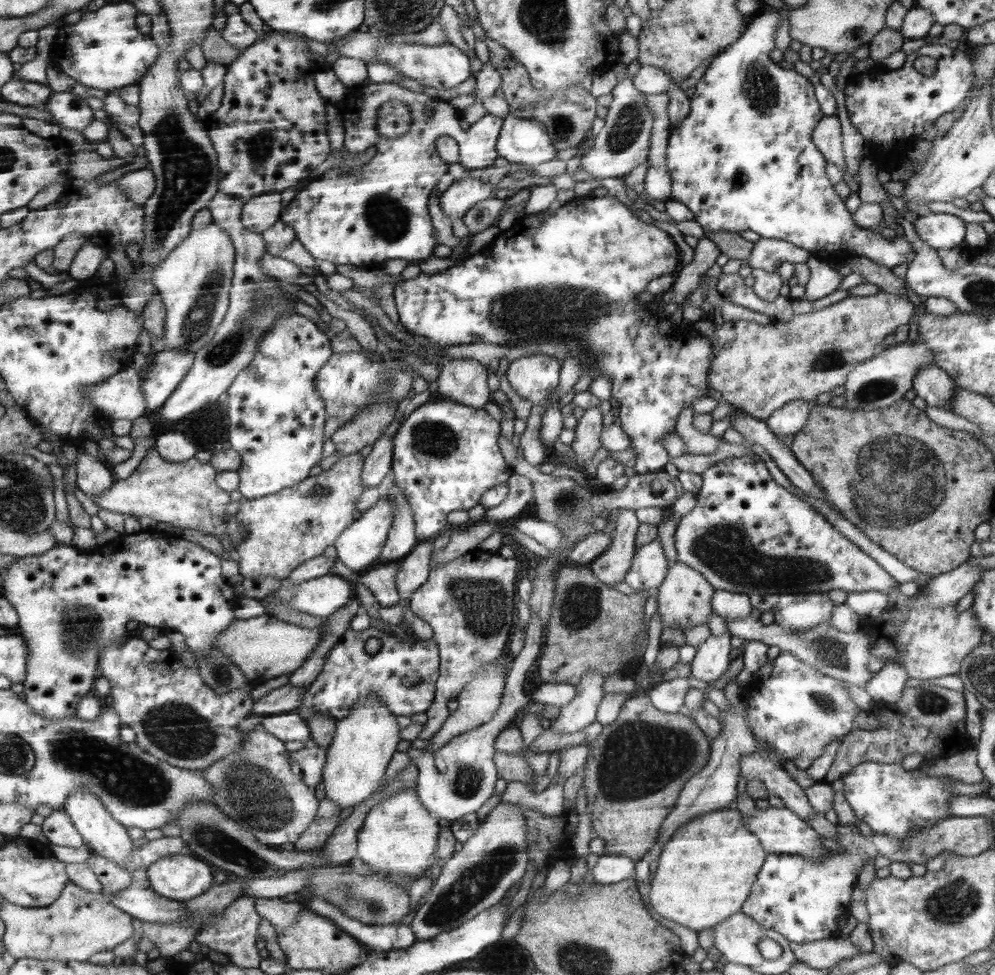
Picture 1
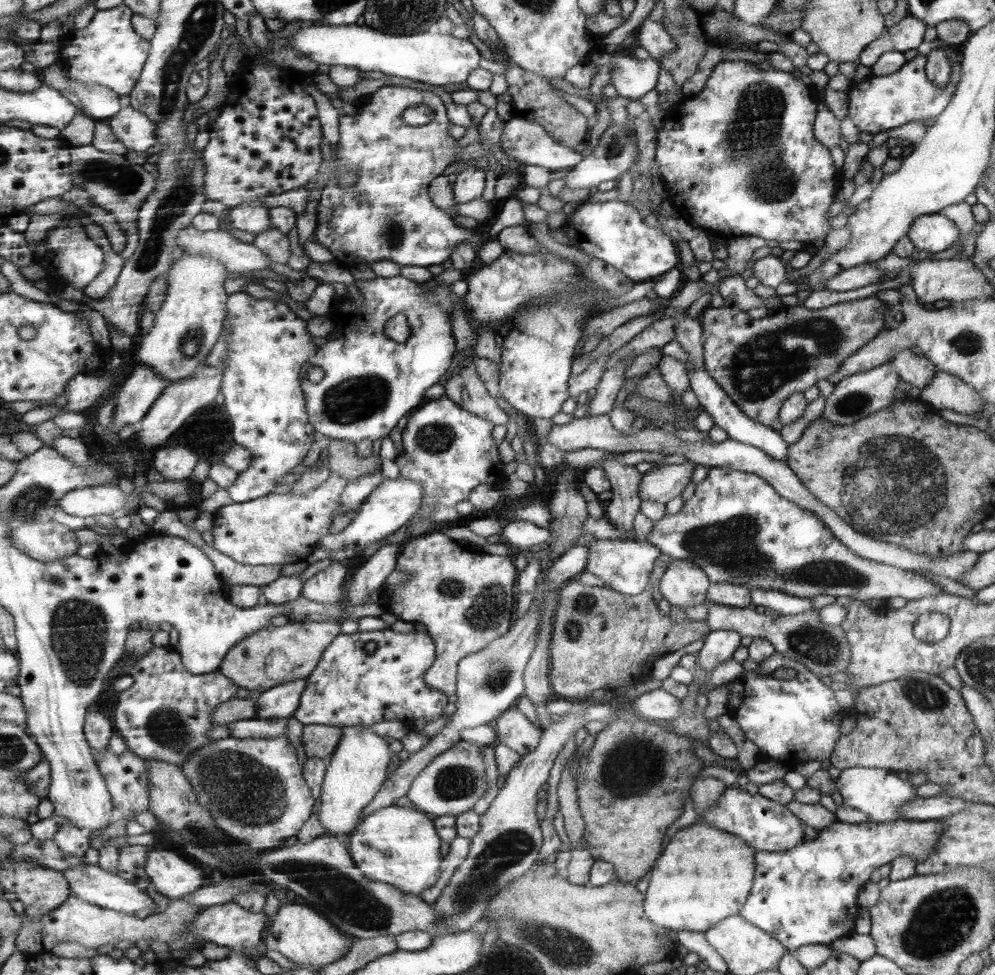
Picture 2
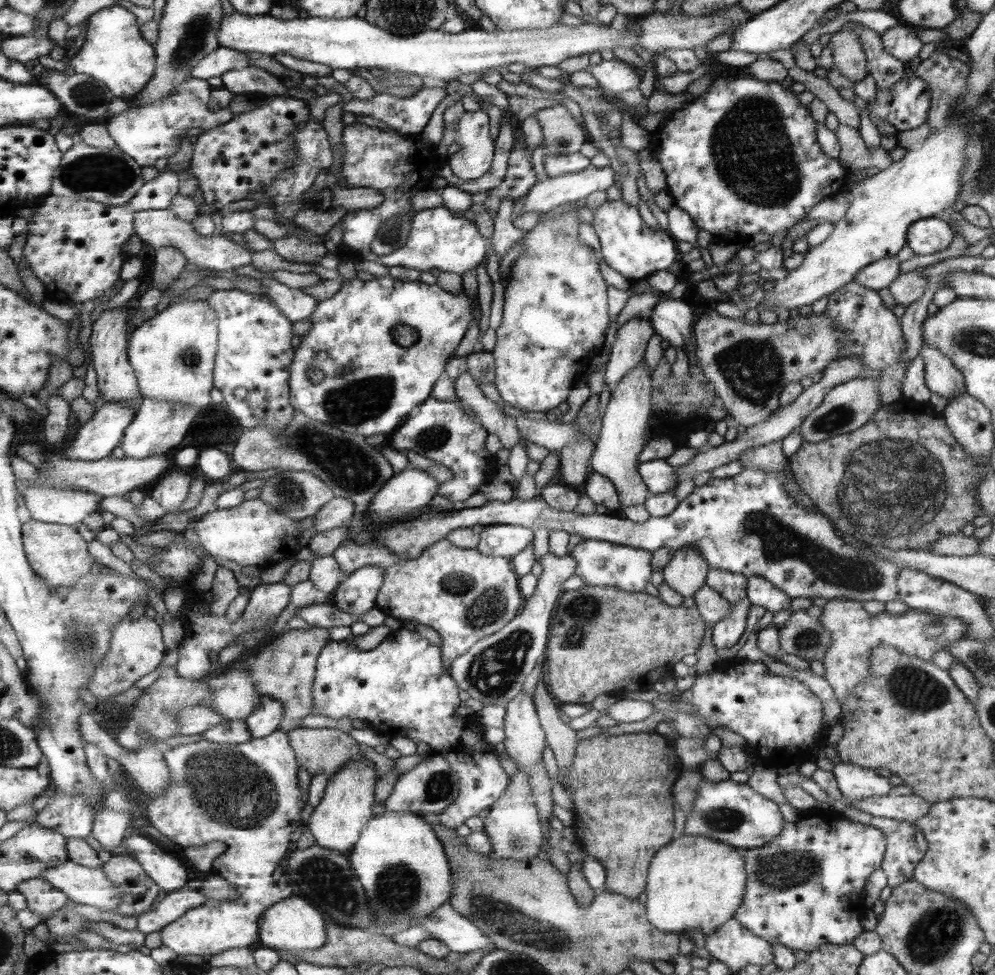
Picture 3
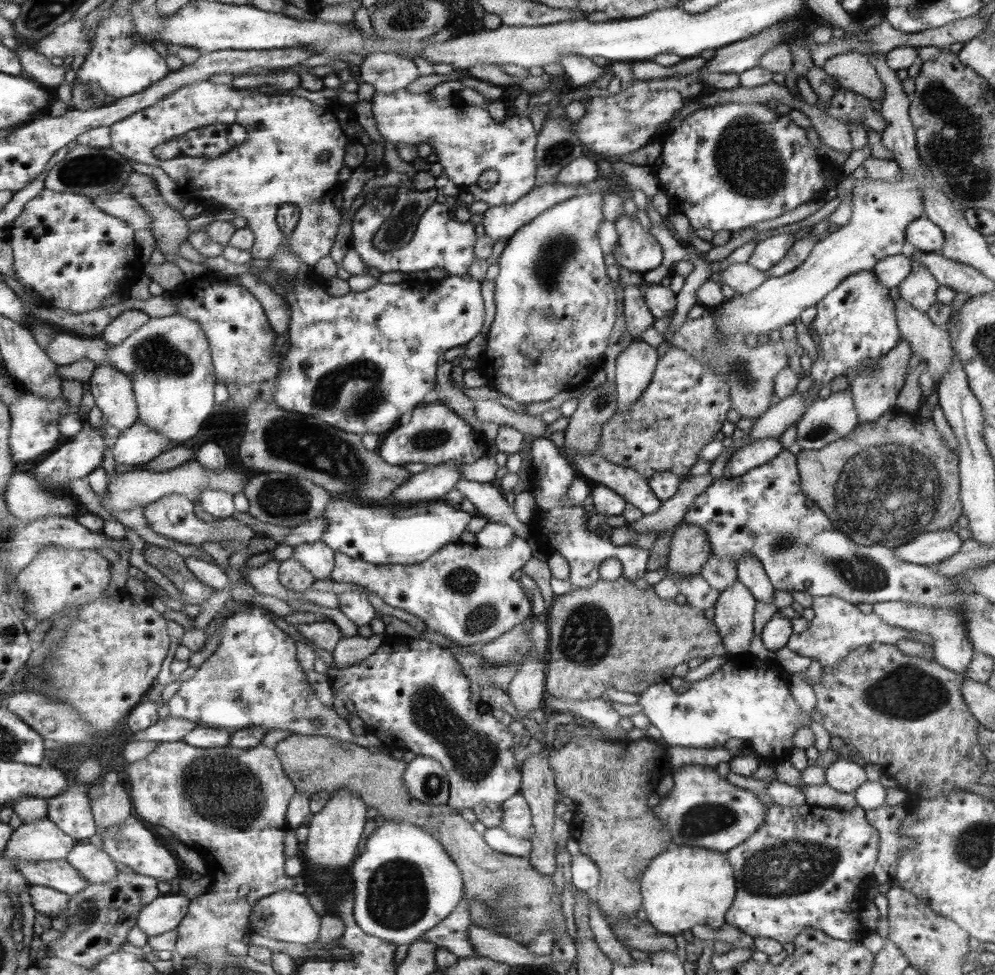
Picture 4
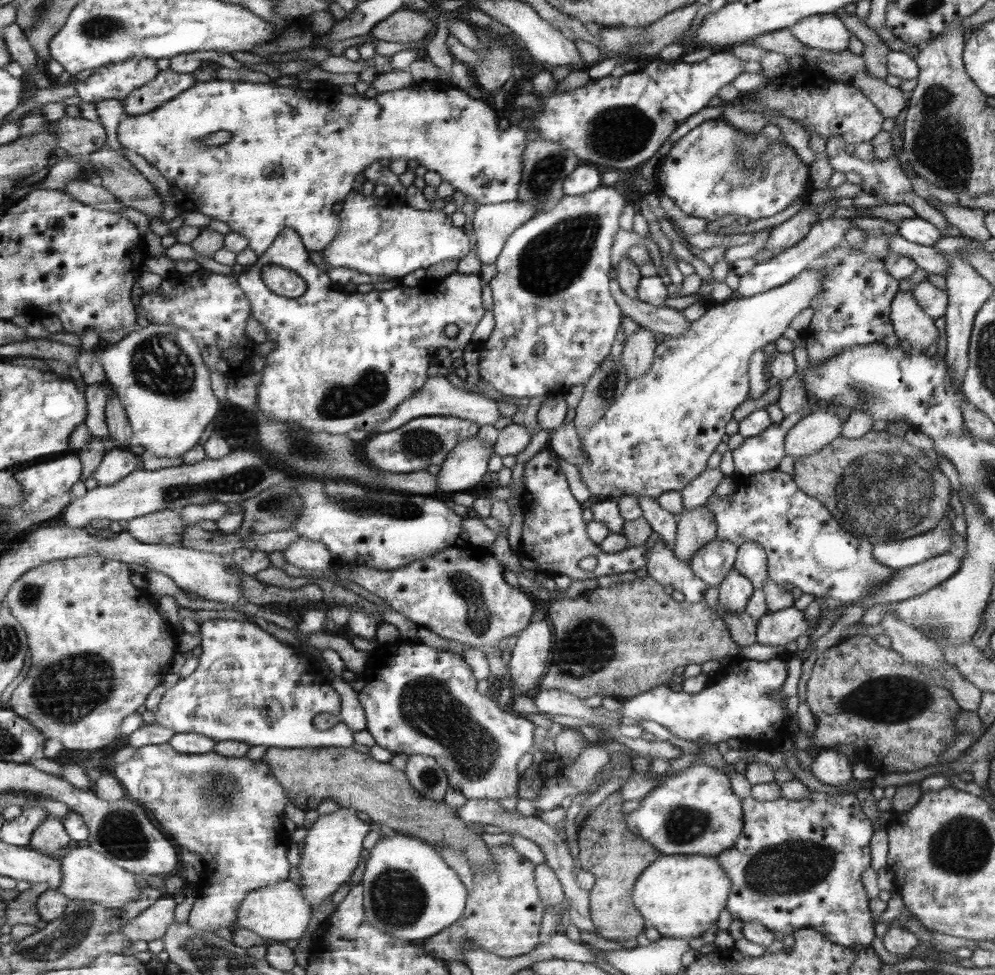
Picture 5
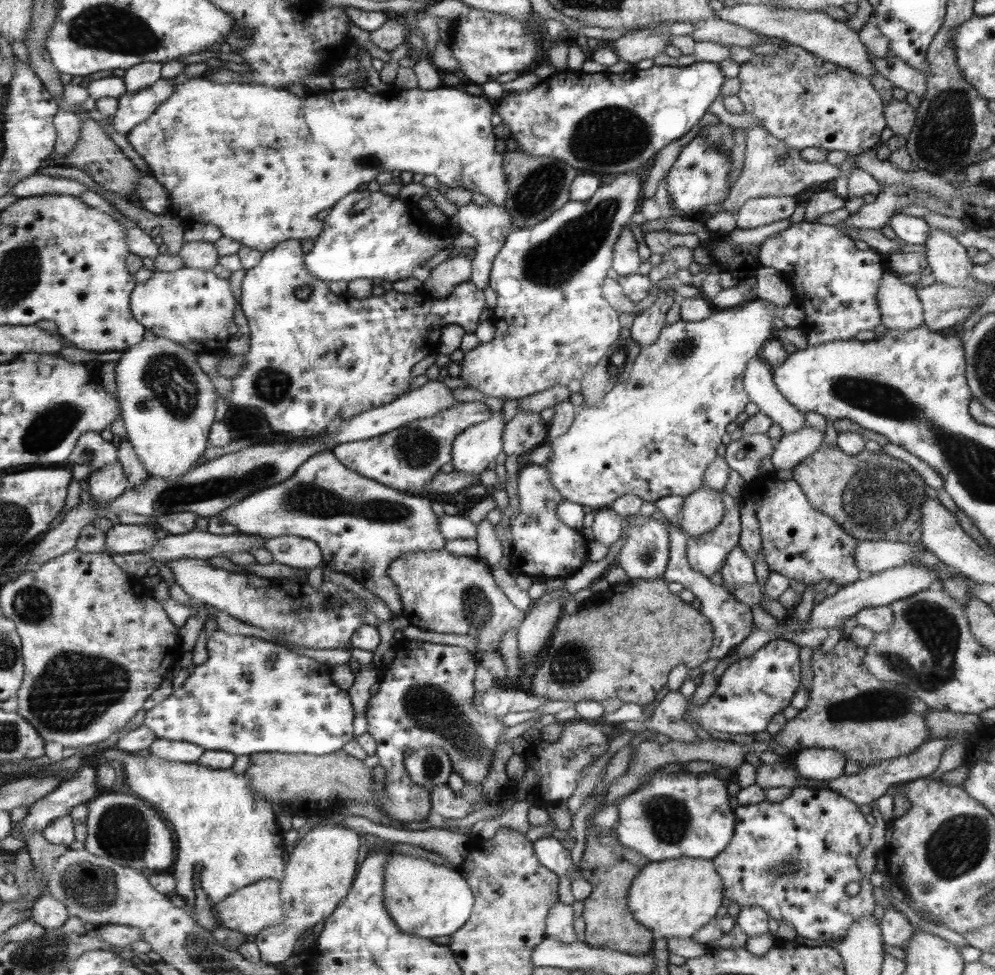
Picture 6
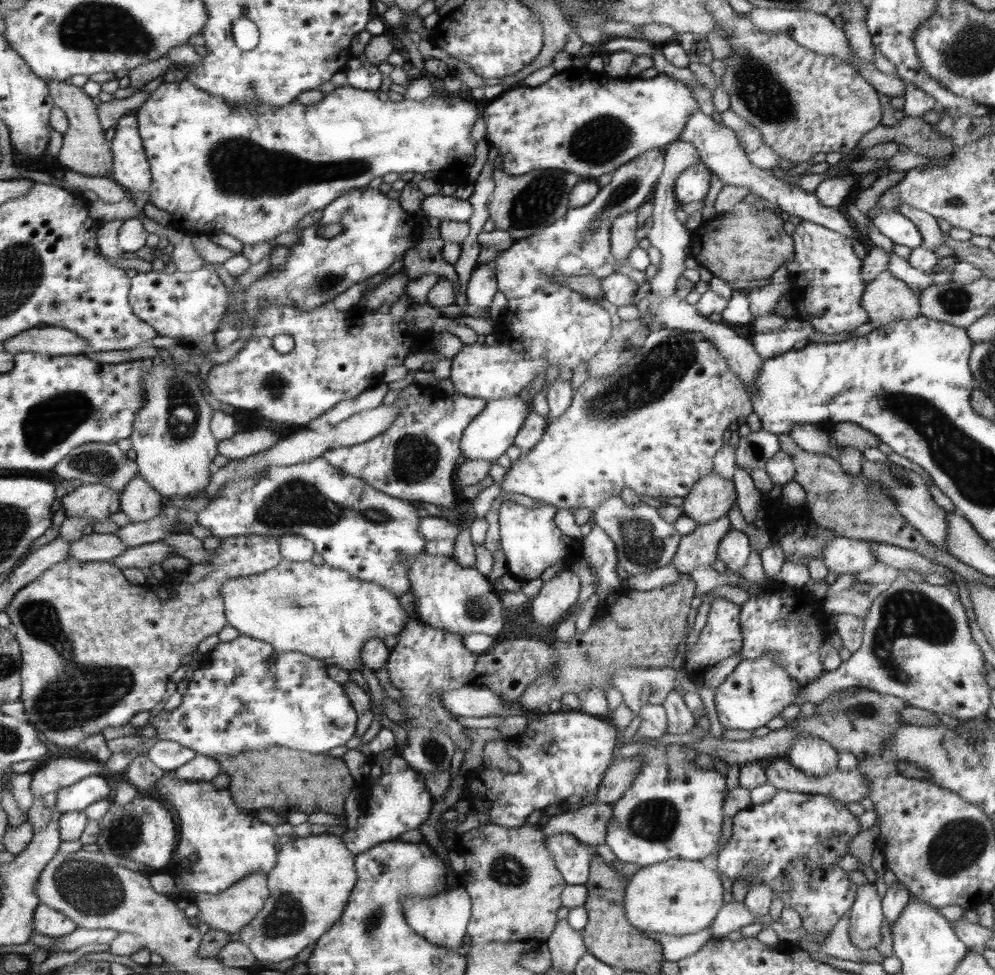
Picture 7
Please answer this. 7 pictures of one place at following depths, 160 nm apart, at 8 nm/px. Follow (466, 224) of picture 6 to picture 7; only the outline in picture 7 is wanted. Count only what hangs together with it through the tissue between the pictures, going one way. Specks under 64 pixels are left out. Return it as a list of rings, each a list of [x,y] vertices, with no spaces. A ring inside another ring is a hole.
[[[439,192],[432,195],[423,195],[423,197],[421,207],[424,218],[469,222],[472,216],[472,205],[467,200],[460,200],[455,196],[442,196]],[[477,265],[471,272],[471,277],[467,285],[466,296],[468,304],[474,306],[485,307],[488,312],[488,306],[493,301],[494,295],[498,292],[497,278],[492,267],[488,265]]]

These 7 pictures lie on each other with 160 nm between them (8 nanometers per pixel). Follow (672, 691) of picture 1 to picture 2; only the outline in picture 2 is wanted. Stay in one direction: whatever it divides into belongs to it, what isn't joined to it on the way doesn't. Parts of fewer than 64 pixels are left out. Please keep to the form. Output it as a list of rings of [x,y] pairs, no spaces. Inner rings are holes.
[[[664,687],[646,692],[633,700],[634,710],[653,721],[666,721],[681,715],[681,700],[666,692]]]

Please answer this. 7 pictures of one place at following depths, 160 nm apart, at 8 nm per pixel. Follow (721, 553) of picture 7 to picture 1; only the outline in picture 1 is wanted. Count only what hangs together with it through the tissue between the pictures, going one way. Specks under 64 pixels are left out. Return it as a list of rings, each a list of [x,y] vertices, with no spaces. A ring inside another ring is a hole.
[[[727,633],[718,637],[710,636],[706,643],[700,644],[690,663],[692,676],[707,683],[720,680],[732,661],[731,639],[732,636]]]

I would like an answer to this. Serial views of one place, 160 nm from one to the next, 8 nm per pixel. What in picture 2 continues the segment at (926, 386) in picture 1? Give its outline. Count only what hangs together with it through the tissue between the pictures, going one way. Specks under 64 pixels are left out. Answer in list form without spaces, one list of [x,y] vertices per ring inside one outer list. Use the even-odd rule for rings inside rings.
[[[910,348],[895,354],[894,359],[888,364],[890,364],[890,368],[893,371],[898,373],[901,380],[916,386],[920,390],[927,384],[930,384],[933,376],[936,376],[936,373],[939,371],[923,355],[915,354]]]

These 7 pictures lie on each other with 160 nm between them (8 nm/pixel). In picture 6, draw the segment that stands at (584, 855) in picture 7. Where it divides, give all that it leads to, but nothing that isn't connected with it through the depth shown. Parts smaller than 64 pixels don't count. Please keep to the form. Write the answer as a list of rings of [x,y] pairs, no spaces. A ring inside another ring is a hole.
[[[550,837],[550,838],[542,838],[542,840],[535,841],[534,843],[536,855],[538,857],[538,860],[541,861],[543,865],[545,865],[546,868],[549,868],[553,870],[555,873],[557,873],[558,876],[568,876],[570,880],[573,880],[575,874],[580,873],[574,873],[574,866],[572,865],[572,859],[570,857],[570,851],[566,851],[564,847],[562,847],[562,842],[560,840],[556,840],[556,838]]]

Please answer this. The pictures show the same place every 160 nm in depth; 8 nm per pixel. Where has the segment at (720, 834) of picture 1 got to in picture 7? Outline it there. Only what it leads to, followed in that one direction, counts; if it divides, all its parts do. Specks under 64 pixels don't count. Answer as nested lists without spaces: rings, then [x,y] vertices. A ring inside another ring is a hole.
[[[670,859],[639,869],[625,888],[625,915],[642,932],[661,932],[672,936],[696,934],[713,923],[724,904],[724,888],[716,871],[704,868],[702,861]]]

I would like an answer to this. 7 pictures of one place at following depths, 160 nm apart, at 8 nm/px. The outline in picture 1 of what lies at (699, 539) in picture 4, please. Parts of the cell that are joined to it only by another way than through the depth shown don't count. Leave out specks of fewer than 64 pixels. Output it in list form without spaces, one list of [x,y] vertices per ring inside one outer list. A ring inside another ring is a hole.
[[[682,562],[670,564],[665,583],[655,591],[658,598],[658,614],[662,619],[663,629],[676,625],[680,631],[686,631],[688,628],[707,624],[713,613],[712,601],[715,594],[716,590],[708,578],[697,572],[696,569],[692,569]]]

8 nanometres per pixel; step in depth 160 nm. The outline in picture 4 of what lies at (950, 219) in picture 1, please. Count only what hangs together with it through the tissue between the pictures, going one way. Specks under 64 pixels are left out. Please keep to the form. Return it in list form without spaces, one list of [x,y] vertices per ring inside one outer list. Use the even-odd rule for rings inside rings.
[[[919,217],[906,228],[904,240],[914,244],[917,250],[924,252],[940,252],[945,243],[942,230],[928,218]]]

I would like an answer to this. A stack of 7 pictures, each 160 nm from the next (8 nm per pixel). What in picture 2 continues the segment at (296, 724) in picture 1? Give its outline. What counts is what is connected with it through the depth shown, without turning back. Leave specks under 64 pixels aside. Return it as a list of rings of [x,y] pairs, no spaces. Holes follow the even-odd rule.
[[[258,718],[237,720],[227,724],[232,737],[236,738],[271,738],[287,734],[289,719],[275,721]]]

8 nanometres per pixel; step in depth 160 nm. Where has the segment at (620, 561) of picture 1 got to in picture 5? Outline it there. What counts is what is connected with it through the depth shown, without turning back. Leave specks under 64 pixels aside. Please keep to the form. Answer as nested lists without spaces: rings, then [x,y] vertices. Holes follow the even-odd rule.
[[[641,327],[624,341],[621,357],[629,381],[636,380],[650,371],[658,344],[654,336],[654,332]]]

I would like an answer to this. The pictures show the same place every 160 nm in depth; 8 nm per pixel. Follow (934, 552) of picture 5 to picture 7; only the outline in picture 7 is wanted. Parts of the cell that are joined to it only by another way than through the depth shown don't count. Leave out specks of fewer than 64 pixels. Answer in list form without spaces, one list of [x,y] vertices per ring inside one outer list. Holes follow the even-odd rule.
[[[833,536],[824,546],[820,559],[829,571],[838,576],[866,571],[876,564],[869,541]]]

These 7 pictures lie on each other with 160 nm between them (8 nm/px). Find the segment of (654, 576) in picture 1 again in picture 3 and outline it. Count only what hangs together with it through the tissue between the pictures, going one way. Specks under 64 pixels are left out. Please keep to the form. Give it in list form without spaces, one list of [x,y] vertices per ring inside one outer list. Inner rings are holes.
[[[583,540],[576,545],[570,554],[576,560],[576,575],[580,576],[586,586],[600,586],[618,588],[625,592],[645,592],[646,586],[650,581],[653,568],[653,551],[634,548],[631,545],[614,544],[604,540]]]

